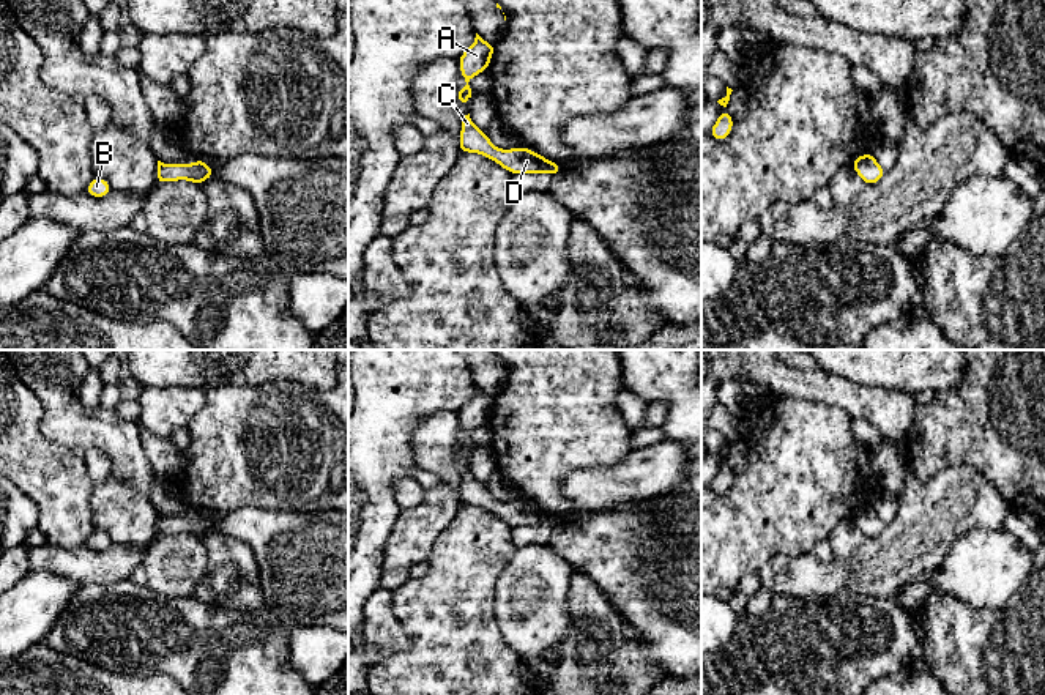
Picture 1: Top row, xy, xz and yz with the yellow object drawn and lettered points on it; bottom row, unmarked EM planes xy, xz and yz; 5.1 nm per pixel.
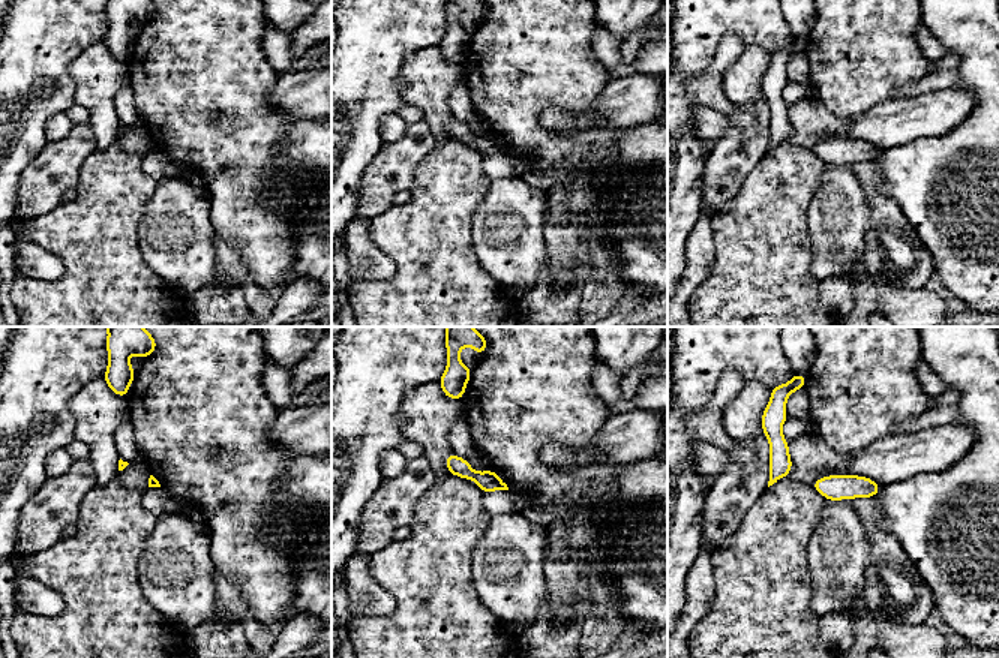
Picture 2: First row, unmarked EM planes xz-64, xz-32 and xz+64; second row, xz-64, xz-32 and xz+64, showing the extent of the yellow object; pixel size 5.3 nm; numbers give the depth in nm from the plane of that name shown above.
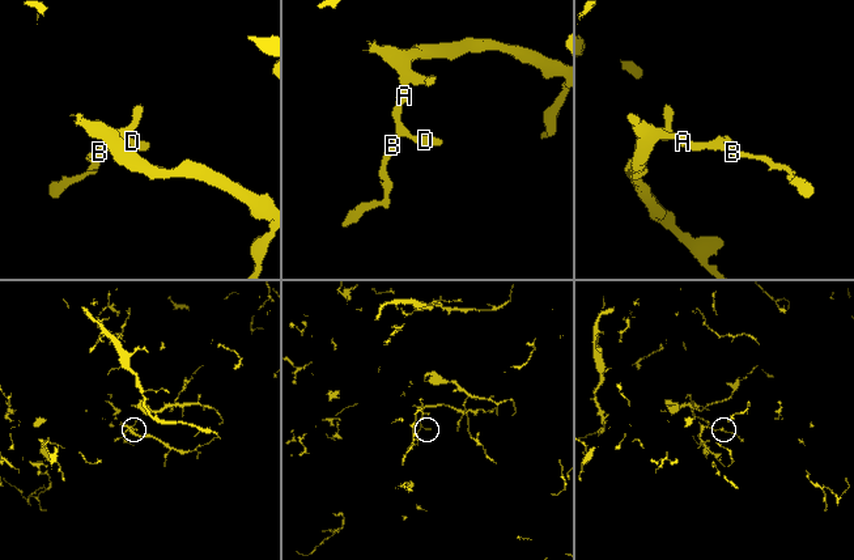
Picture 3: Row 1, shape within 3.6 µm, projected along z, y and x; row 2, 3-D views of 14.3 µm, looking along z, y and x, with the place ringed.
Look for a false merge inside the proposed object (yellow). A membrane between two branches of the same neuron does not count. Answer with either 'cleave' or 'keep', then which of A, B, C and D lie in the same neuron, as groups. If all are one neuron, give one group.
keep | A B C D

